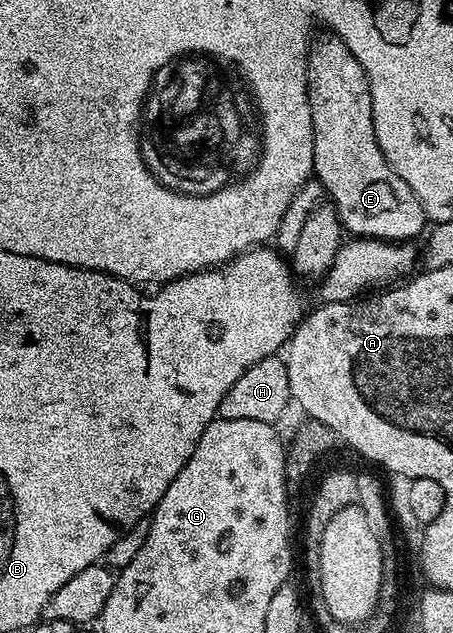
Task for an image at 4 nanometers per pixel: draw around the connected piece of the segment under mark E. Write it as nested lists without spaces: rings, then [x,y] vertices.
[[[332,33],[326,35],[326,39],[321,39],[318,43],[316,40],[309,49],[309,112],[311,113],[311,125],[313,126],[313,142],[311,144],[313,149],[313,175],[325,186],[328,202],[332,203],[334,209],[337,210],[337,215],[341,218],[341,226],[350,236],[362,239],[383,239],[386,241],[416,240],[416,235],[421,230],[424,232],[427,227],[425,210],[423,209],[423,205],[419,205],[419,201],[415,197],[411,185],[407,185],[407,181],[403,181],[403,177],[399,177],[399,173],[395,173],[395,169],[391,169],[387,157],[383,157],[383,149],[379,149],[379,141],[375,137],[373,102],[371,101],[371,89],[367,81],[367,73],[363,69],[360,58],[353,55],[351,49],[347,49],[344,41]]]

